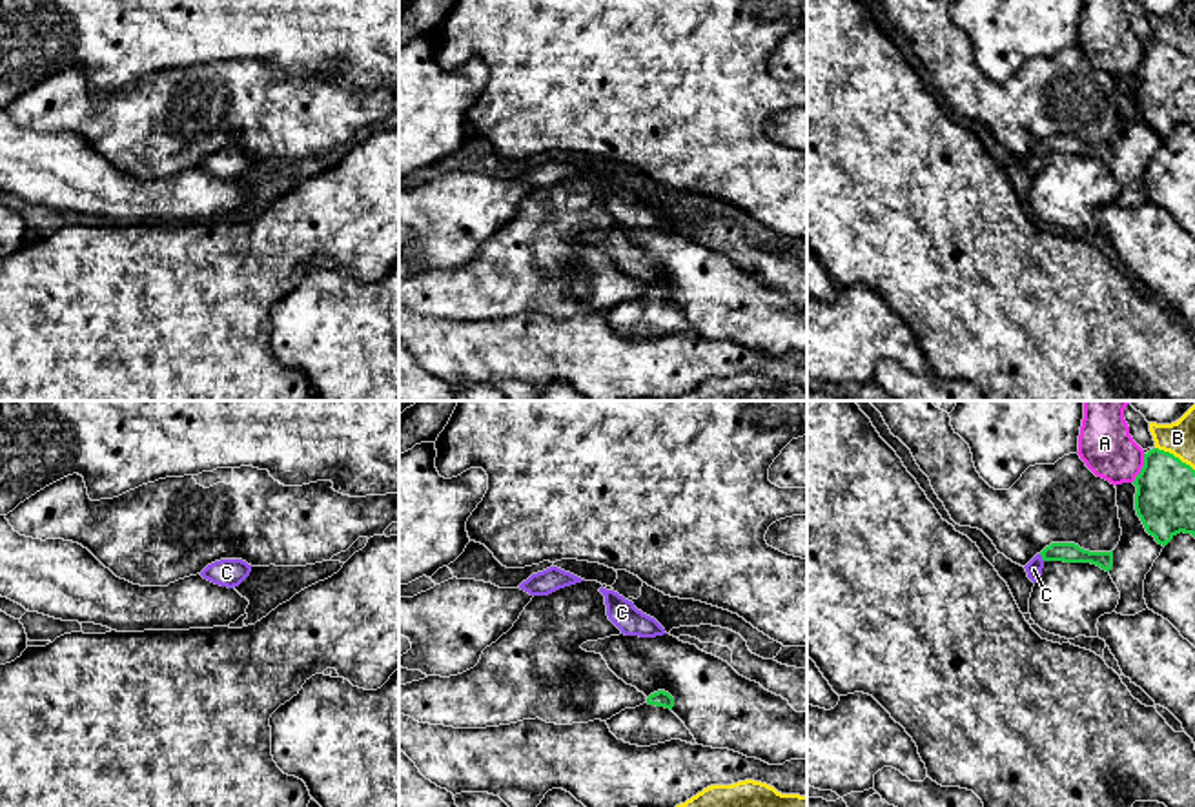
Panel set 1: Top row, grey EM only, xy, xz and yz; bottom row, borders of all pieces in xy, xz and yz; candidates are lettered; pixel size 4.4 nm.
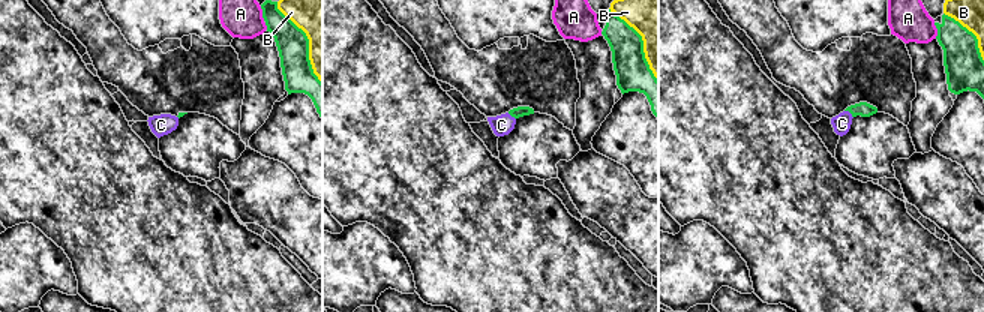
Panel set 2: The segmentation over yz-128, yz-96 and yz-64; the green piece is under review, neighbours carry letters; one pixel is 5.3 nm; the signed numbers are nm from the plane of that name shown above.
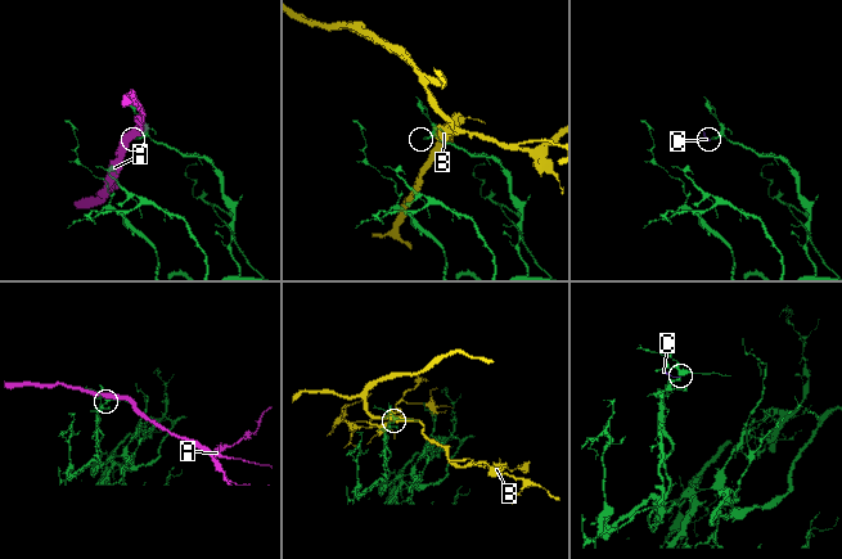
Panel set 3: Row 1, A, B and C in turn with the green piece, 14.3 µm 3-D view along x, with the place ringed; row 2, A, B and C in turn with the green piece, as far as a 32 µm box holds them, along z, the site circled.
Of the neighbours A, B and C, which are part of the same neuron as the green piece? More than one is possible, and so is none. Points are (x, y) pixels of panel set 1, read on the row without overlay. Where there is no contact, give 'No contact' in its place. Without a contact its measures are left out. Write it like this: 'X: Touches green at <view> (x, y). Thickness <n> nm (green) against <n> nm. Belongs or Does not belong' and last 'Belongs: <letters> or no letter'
A: Touches green at yz (1143, 61). Thickness 260 nm (green) against 240 nm. Does not belong
B: Touches green at yz (1174, 48). Thickness 260 nm (green) against 140 nm. Does not belong
C: Touches green at yz (1042, 150). Thickness 90 nm (green) against 70 nm. Belongs
Belongs: C

